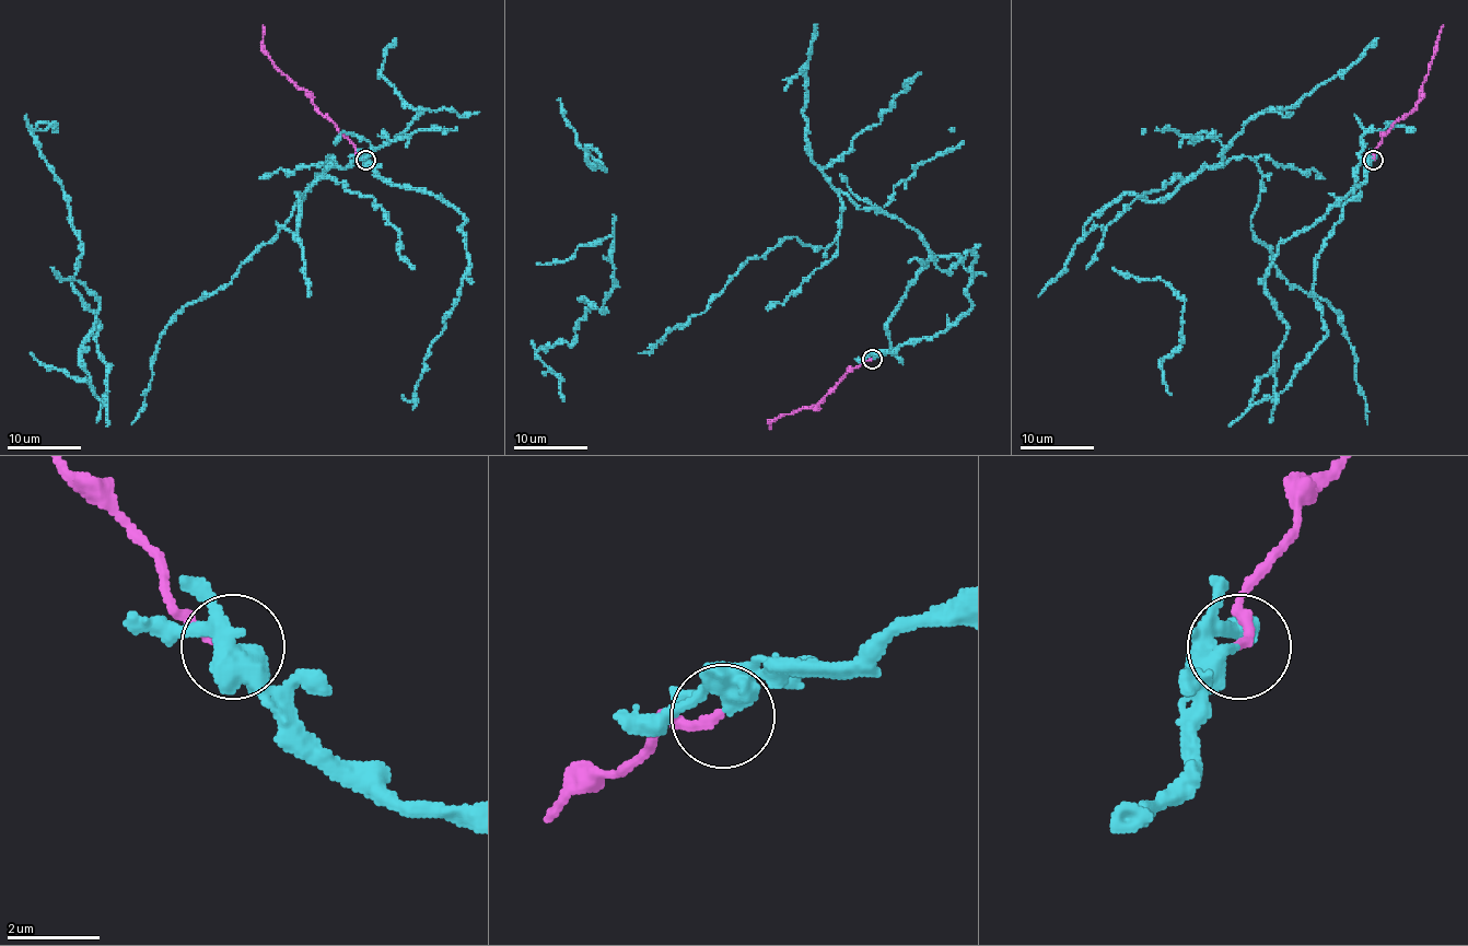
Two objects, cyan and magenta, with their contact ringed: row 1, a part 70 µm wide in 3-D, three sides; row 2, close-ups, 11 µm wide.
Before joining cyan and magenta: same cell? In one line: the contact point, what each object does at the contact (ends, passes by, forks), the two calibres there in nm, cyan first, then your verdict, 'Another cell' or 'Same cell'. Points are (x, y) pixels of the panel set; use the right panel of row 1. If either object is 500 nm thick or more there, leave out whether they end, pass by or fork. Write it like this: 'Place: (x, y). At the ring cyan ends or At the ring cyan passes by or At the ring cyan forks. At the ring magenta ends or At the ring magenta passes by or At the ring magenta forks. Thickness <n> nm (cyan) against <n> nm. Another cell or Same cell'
Place: (1373, 160). At the ring cyan passes by. At the ring magenta ends. Thickness 380 nm (cyan) against 190 nm. Another cell

